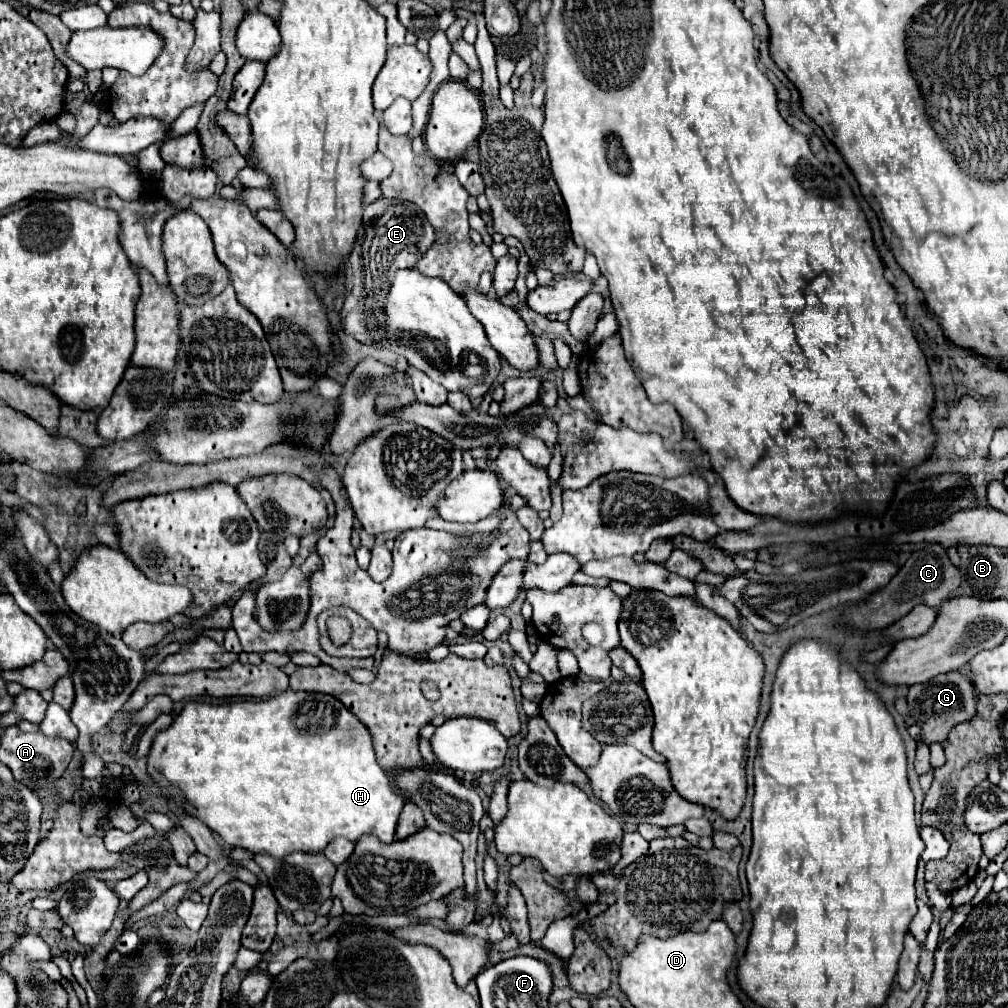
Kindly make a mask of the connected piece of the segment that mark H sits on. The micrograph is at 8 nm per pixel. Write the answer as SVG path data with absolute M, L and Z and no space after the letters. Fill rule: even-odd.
M285 690L269 700L217 706L187 702L171 726L155 734L147 756L147 774L161 788L164 778L177 786L193 806L182 806L184 811L197 814L229 846L239 846L253 854L265 852L275 858L291 852L323 852L337 836L355 842L363 834L375 834L389 844L395 840L397 818L405 806L403 796L395 792L393 782L375 760L369 730L337 698L317 692Z

